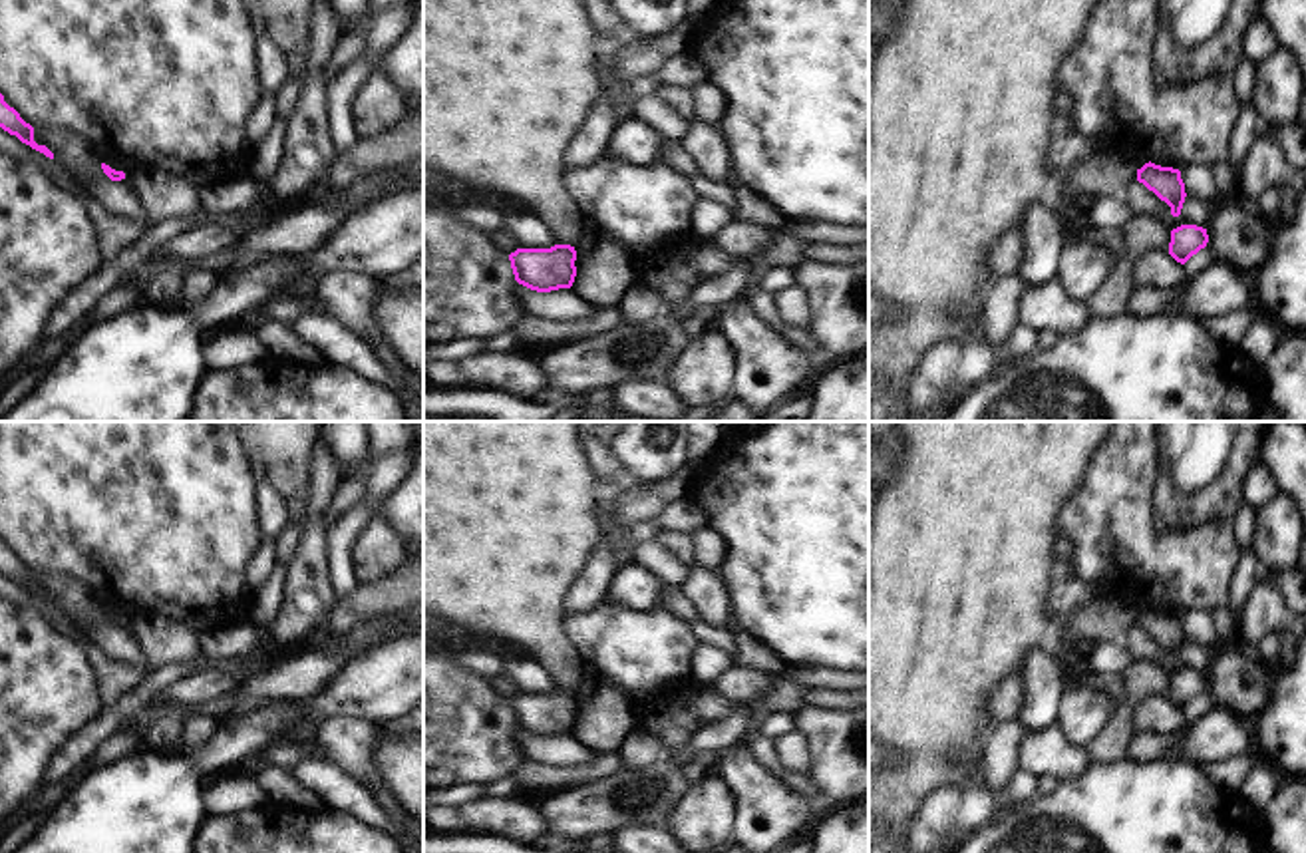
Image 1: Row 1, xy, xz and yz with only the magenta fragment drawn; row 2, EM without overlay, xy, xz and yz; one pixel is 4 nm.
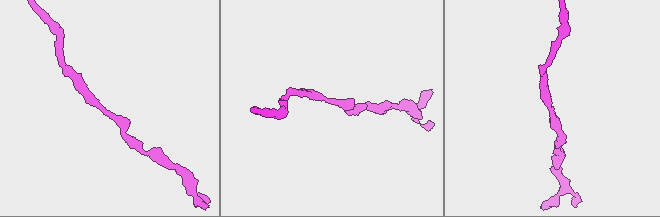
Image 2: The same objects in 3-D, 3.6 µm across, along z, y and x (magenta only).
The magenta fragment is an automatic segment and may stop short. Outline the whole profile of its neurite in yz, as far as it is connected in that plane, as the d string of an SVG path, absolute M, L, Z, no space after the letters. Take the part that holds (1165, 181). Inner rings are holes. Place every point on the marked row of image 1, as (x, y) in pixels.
M1149 161L1137 169L1137 181L1165 201L1173 217L1181 215L1187 193L1179 169L1161 167Z

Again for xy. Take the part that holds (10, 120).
M0 93L0 127L10 135L16 135L22 143L54 159L54 153L46 145L34 141L34 127L26 123L20 113L4 101Z

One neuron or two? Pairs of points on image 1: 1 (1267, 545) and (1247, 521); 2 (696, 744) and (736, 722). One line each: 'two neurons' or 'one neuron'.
1: two neurons
2: one neuron

